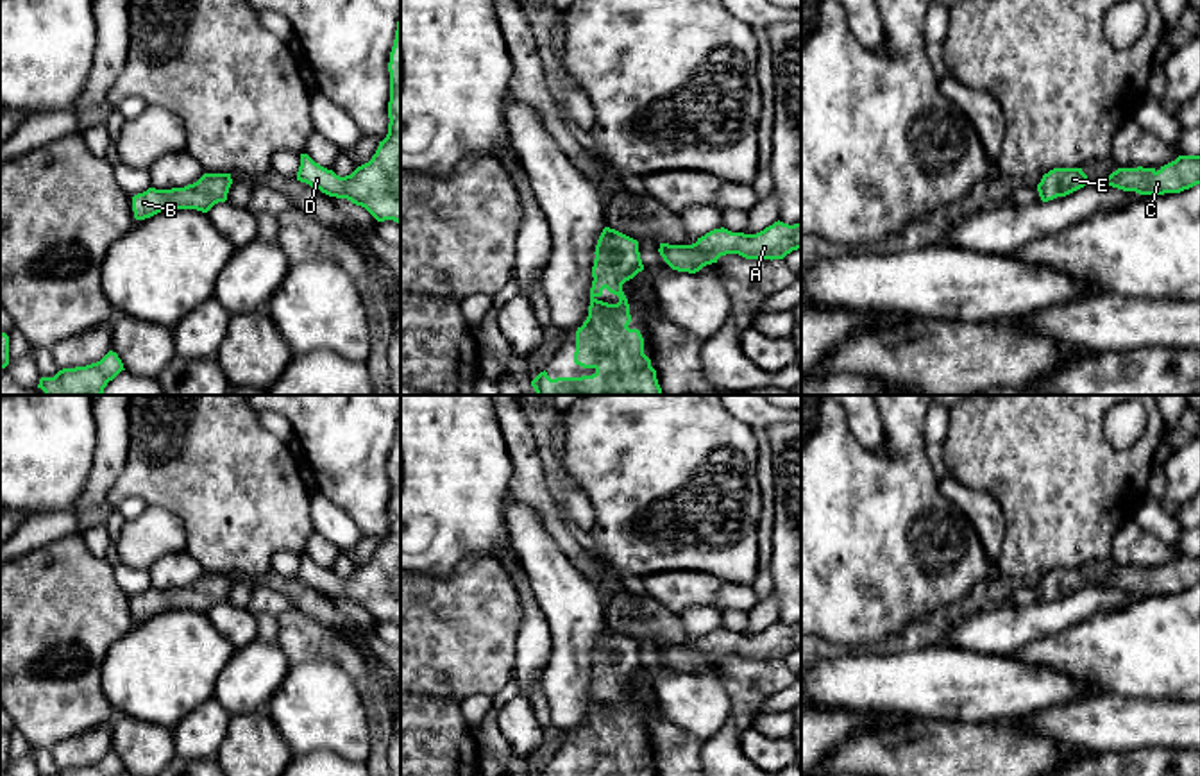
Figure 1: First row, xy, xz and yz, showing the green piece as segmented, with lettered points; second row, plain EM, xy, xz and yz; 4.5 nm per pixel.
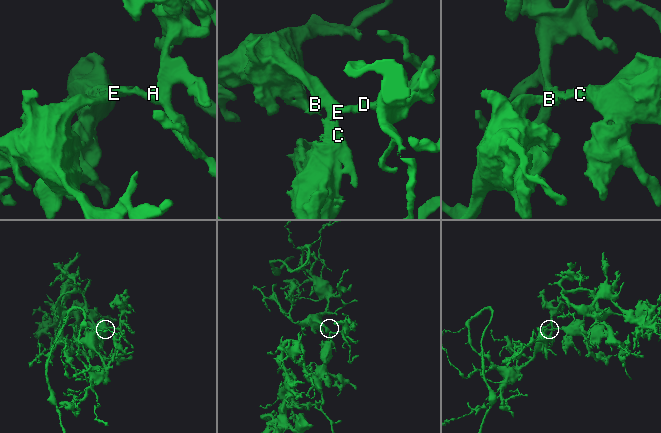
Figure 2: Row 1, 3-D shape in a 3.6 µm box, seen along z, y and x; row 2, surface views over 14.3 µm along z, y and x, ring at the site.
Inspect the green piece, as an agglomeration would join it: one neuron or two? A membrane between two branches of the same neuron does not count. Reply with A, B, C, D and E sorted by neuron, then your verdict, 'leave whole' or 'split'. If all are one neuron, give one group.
groups A B C D E; leave whole

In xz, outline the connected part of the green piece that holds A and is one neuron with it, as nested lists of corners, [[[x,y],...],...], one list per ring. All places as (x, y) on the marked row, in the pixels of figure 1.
[[[778,220],[756,234],[721,227],[697,238],[692,245],[660,243],[658,252],[672,270],[696,274],[726,254],[773,261],[783,259],[798,249],[801,249],[801,224],[789,225]]]

